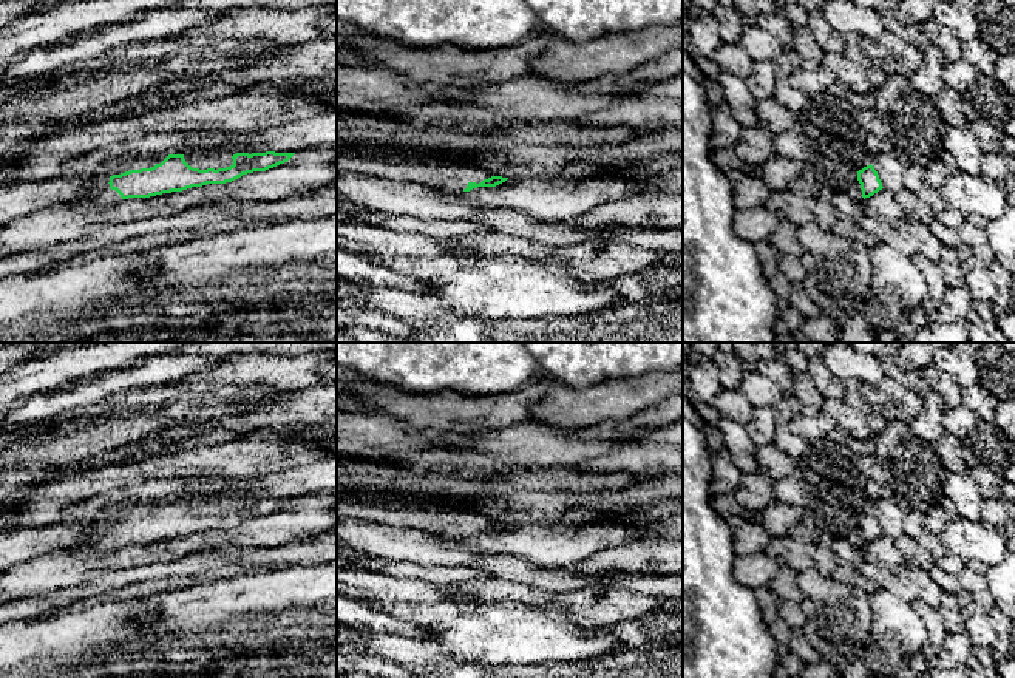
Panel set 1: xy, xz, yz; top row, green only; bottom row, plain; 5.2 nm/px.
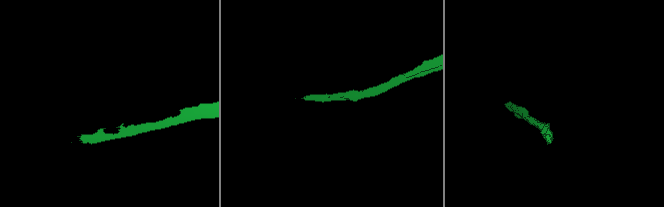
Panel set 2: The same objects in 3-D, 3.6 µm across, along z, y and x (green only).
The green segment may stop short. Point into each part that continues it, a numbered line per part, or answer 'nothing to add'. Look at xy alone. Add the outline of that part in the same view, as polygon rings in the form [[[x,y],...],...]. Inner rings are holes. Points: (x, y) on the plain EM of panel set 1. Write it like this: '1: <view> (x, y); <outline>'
1: xy (220, 504); [[[224,491],[216,496],[190,497],[184,500],[184,505],[193,514],[218,516],[218,514],[226,514],[233,511],[233,505],[232,505],[233,500],[235,500],[235,496],[232,496],[229,491]]]
2: xy (98, 538); [[[93,524],[87,528],[87,537],[82,544],[71,545],[68,551],[97,551],[97,553],[114,553],[124,545],[116,536],[110,534],[108,524]]]

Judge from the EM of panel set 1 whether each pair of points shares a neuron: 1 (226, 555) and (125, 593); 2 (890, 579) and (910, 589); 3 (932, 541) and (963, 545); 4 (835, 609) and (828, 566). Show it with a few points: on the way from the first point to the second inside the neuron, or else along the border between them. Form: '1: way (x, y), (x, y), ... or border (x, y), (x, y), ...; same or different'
1: border (220, 562), (255, 567); different
2: way (895, 584), (906, 589); same
3: border (938, 536), (947, 550), (966, 562); different
4: border (813, 566), (824, 575), (831, 576); different

